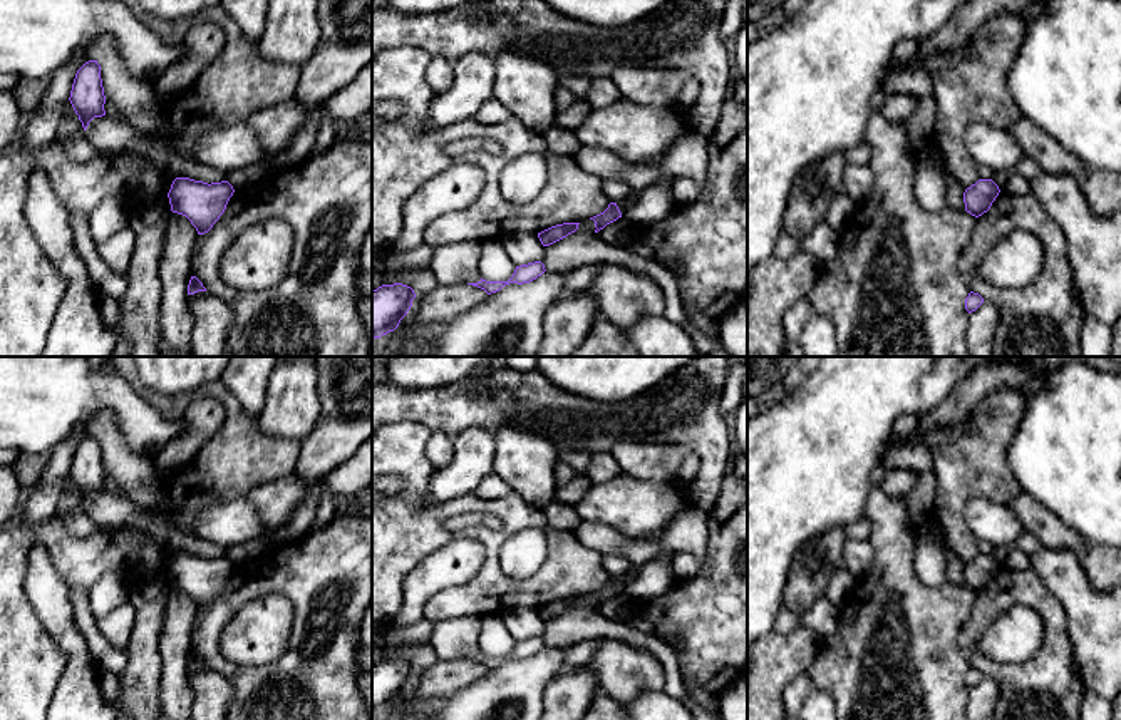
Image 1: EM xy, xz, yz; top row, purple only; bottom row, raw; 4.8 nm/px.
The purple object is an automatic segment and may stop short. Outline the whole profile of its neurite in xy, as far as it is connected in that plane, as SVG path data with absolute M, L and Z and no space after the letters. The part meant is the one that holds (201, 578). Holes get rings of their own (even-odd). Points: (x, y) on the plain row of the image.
M176 553L168 568L171 586L186 591L198 609L208 608L225 588L235 564L228 556L203 558Z

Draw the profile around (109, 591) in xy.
M106 573L94 583L87 594L92 616L94 620L99 620L127 603L131 589L116 573Z

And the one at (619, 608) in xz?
M625 591L617 596L607 599L597 609L610 621L627 623L637 608L637 599L633 599Z

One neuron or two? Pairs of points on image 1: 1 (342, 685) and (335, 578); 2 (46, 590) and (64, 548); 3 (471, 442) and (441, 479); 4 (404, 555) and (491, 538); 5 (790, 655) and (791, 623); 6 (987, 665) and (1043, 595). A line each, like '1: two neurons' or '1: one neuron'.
1: one neuron
2: two neurons
3: one neuron
4: one neuron
5: two neurons
6: one neuron

